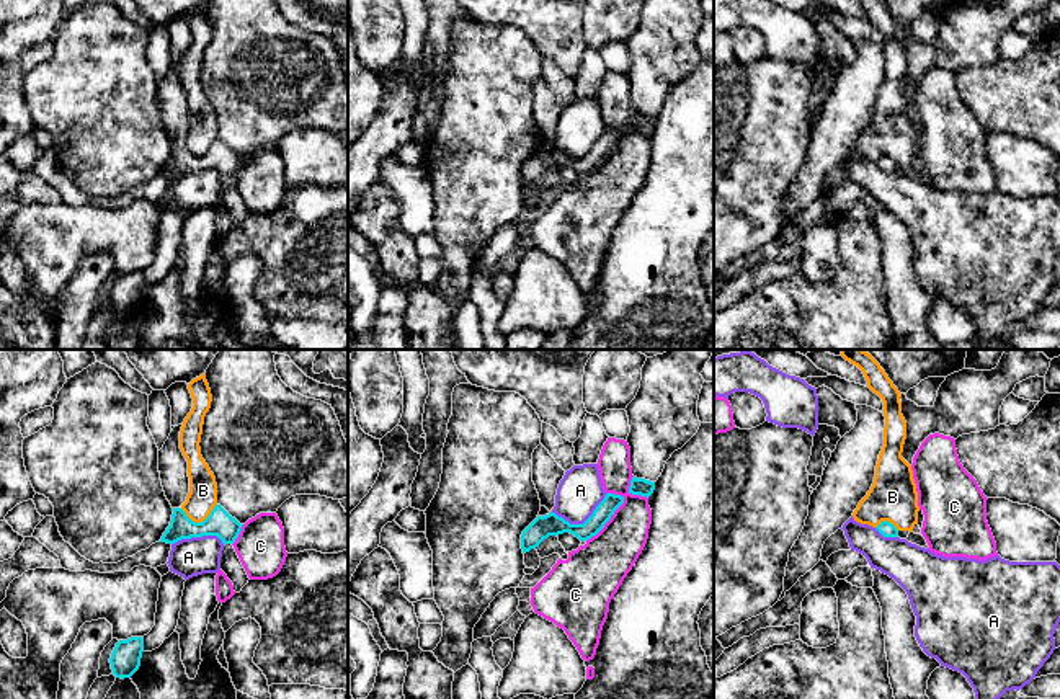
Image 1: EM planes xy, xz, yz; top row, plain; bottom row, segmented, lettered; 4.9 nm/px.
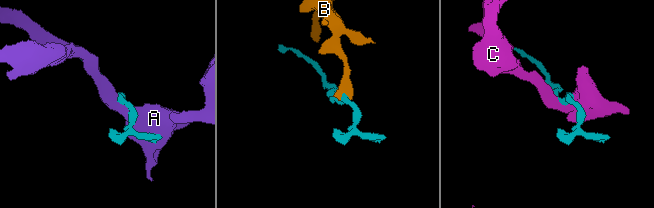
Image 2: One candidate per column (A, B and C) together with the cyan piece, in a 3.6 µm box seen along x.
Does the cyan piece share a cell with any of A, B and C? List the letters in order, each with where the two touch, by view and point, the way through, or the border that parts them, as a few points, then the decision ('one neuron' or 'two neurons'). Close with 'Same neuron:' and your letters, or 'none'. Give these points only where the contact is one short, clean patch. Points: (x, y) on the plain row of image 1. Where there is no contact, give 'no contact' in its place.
A: meets cyan in xz at (580, 159); two neurons
B: meets cyan in xy at (200, 157); border along xy (216, 138), (201, 155), (193, 155), (180, 142); two neurons
C: meets cyan in xz at (610, 152); border along xz (623, 129), (623, 138), (611, 152), (587, 175); two neurons
Same neuron: none

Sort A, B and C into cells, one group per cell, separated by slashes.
A / B / C

